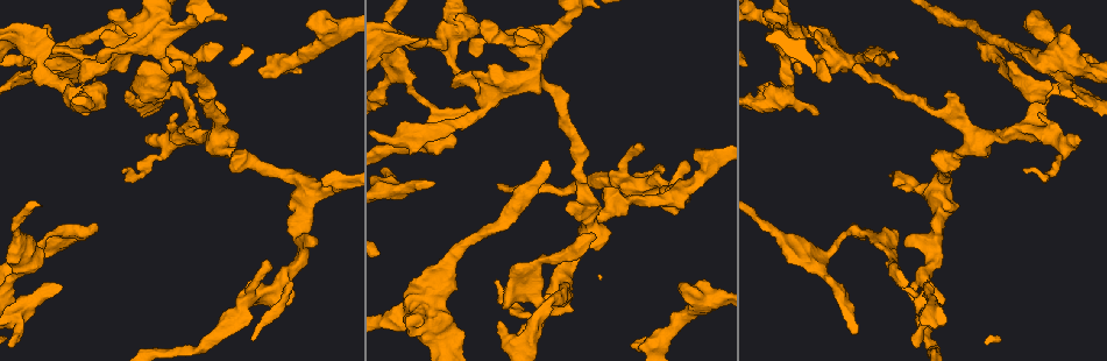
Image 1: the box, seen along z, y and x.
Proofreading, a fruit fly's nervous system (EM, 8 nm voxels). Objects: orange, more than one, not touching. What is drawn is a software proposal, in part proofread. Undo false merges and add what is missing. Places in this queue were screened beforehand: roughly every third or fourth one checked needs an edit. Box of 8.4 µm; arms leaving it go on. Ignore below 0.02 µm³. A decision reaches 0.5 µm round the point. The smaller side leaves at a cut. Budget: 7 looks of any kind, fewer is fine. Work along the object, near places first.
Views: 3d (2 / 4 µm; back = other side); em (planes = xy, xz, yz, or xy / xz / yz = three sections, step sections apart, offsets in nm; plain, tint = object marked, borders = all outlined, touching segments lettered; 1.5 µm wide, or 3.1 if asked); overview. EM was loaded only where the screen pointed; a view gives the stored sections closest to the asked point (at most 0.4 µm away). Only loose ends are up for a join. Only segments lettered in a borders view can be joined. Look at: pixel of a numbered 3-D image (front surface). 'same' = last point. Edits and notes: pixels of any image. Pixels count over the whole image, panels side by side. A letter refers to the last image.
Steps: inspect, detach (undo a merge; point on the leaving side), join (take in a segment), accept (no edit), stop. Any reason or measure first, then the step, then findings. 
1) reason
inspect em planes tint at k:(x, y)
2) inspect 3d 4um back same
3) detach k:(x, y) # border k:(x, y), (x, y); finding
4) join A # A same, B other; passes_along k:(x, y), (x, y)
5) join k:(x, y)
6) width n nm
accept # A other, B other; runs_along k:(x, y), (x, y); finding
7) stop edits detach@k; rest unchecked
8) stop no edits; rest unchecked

an open end
inspect em planes tint at 1:(101, 39)

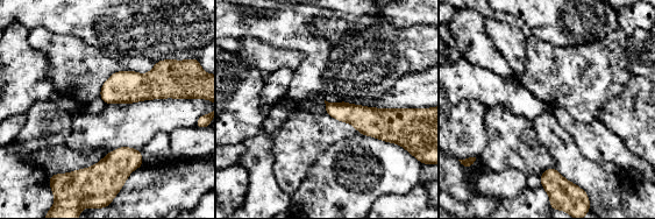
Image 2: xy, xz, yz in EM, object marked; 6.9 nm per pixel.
see the neighbours
inspect em planes borders same

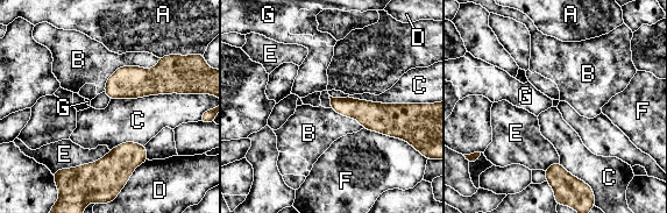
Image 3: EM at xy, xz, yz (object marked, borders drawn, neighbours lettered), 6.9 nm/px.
accept # A other, B other, C other, D other, E other, F other, G other; no lettered segment goes on from it

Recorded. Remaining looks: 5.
three-way junction
inspect 3d 2um at 1:(31, 260)

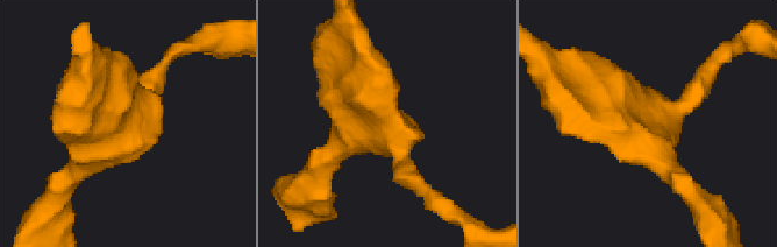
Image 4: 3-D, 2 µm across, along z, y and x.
shape alone is not enough
inspect em planes borders at 4:(128, 123)

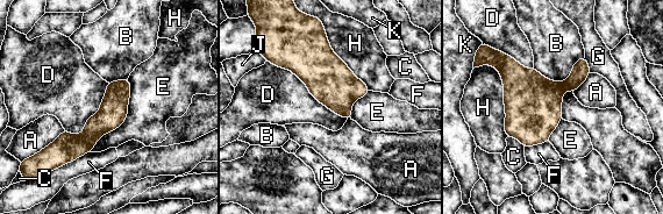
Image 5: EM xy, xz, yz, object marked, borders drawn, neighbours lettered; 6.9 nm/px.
width 320 nm
detach 5:(533, 104) # A other, B other, C other, D other, E other, F other, G other, H other, J other, K other; part_leaving 5:(127, 84), (79, 144), (55, 144); two cells meet here

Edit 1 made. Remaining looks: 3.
stop edits detach@5; rest unchecked

